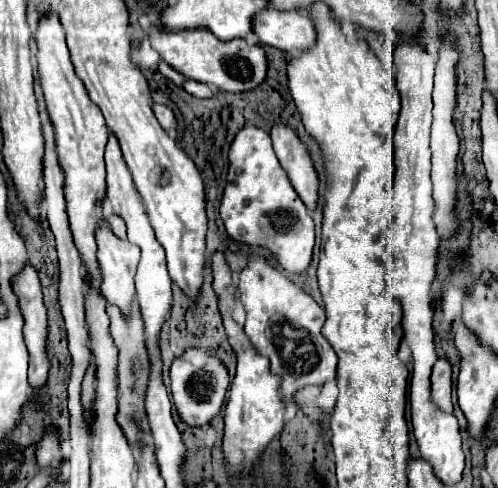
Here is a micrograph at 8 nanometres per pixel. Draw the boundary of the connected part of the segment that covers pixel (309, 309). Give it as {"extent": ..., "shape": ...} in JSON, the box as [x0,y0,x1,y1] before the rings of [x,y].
{"extent":[239,252,337,398],"shape":[[[259,252],[249,254],[245,268],[239,274],[241,302],[247,310],[245,332],[251,338],[257,352],[269,356],[271,370],[283,378],[281,392],[291,398],[295,390],[315,384],[323,386],[337,376],[337,356],[321,334],[325,324],[325,308],[315,302],[301,286],[277,268],[273,256]]]}

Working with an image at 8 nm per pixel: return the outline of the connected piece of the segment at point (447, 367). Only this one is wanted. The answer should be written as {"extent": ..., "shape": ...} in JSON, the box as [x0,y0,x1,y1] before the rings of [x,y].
{"extent":[431,358,453,412],"shape":[[[439,358],[433,366],[431,374],[431,396],[433,402],[443,410],[443,412],[453,412],[453,402],[451,402],[451,364],[445,358]]]}

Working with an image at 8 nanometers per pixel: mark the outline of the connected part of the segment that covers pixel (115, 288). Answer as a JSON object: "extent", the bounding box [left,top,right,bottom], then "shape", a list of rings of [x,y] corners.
{"extent":[97,220,139,314],"shape":[[[107,220],[97,228],[97,264],[103,276],[103,296],[129,314],[135,292],[135,270],[139,264],[139,248],[129,240],[113,234]]]}

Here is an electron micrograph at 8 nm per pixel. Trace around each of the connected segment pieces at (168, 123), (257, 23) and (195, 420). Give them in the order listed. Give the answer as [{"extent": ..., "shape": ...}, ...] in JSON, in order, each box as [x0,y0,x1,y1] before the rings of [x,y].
[{"extent":[153,104,177,132],"shape":[[[153,104],[153,112],[159,120],[159,124],[167,130],[167,132],[177,132],[177,116],[169,106],[161,106],[161,104]]]},{"extent":[253,8,315,54],"shape":[[[267,8],[255,16],[253,32],[261,44],[289,54],[307,52],[315,46],[315,24],[307,14],[301,12],[281,12]]]},{"extent":[171,348,227,426],"shape":[[[191,348],[171,364],[171,400],[175,402],[181,420],[189,426],[205,426],[219,414],[227,386],[227,368],[215,358],[215,354],[203,348]]]}]

